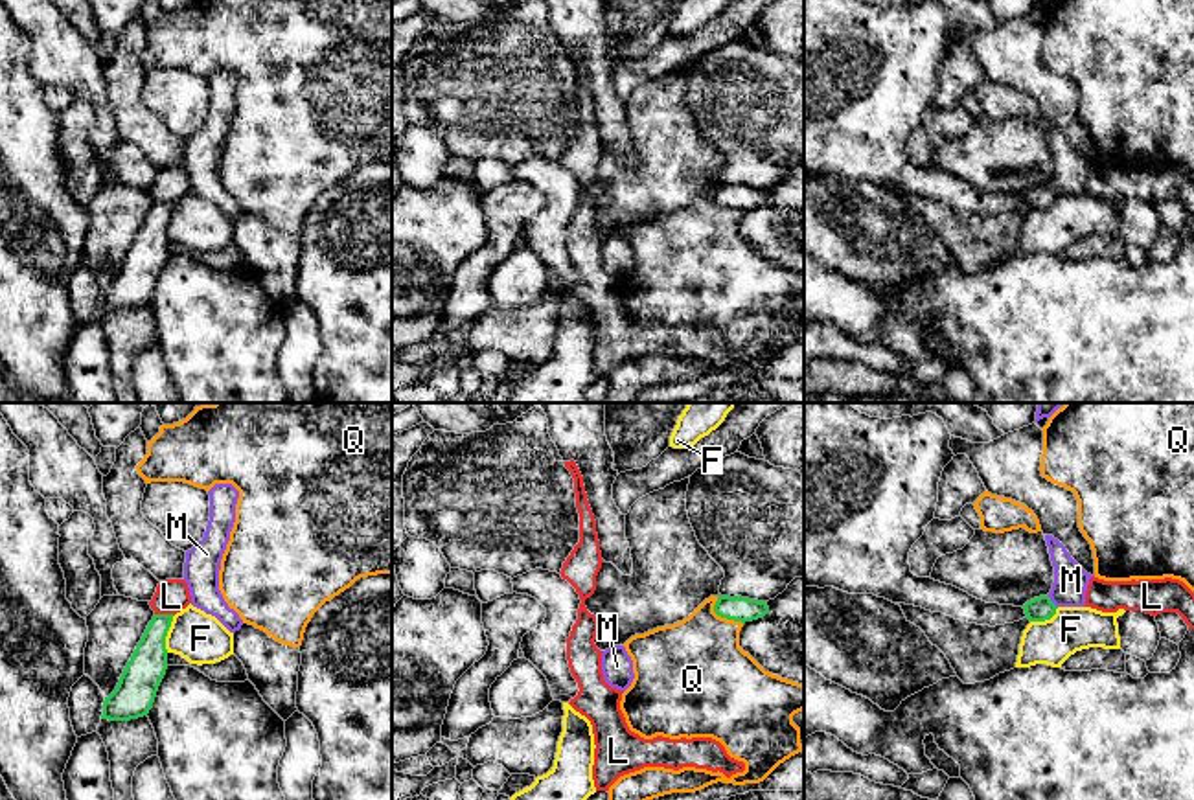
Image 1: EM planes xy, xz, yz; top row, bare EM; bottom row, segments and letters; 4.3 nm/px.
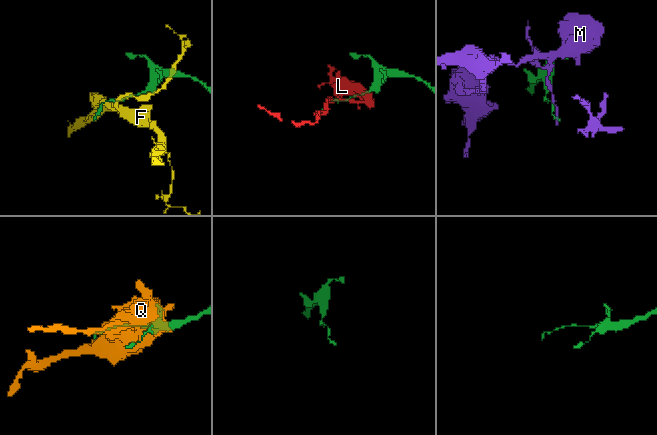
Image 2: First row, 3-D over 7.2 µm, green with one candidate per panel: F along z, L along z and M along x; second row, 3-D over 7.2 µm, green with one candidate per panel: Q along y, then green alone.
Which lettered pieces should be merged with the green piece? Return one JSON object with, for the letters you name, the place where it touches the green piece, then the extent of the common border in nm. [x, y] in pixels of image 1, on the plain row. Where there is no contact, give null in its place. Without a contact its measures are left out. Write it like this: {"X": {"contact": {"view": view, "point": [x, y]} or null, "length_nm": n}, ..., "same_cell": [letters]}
{"same_cell": []}

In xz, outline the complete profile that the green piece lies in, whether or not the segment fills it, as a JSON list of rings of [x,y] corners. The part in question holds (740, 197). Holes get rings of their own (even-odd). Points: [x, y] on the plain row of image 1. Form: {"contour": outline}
{"contour": [[[718,184],[714,200],[721,206],[745,211],[763,206],[769,200],[769,195],[765,189],[749,188],[741,184]]]}

